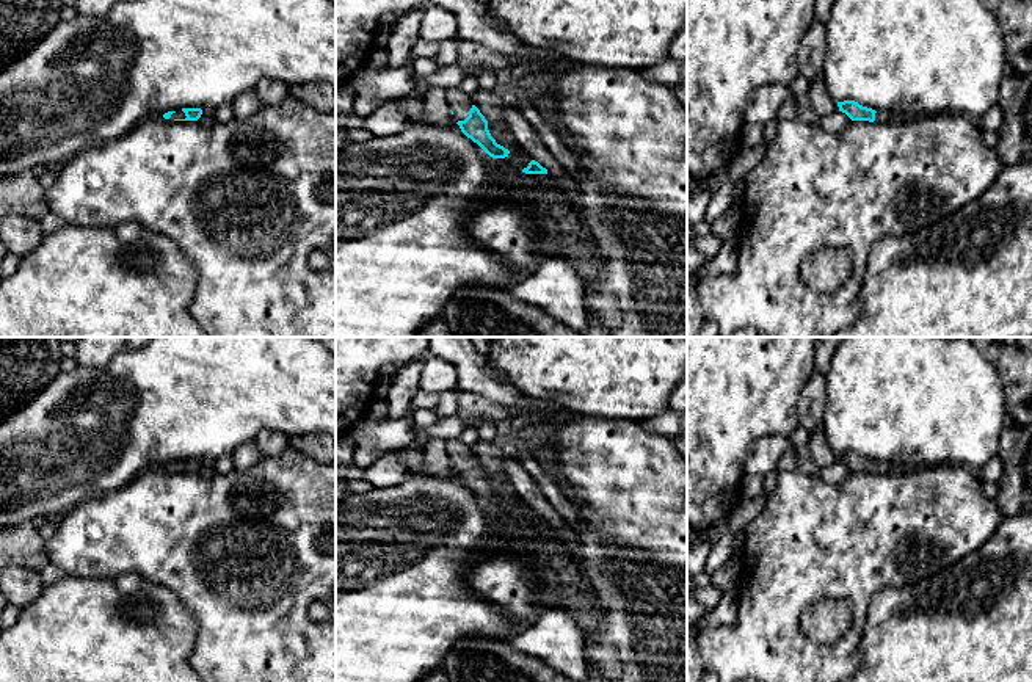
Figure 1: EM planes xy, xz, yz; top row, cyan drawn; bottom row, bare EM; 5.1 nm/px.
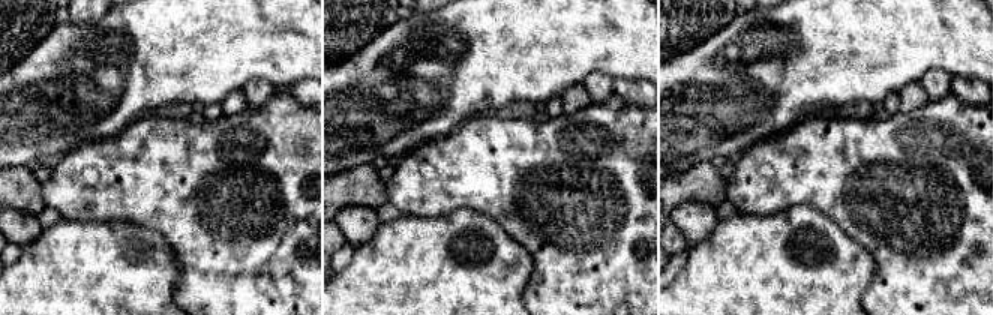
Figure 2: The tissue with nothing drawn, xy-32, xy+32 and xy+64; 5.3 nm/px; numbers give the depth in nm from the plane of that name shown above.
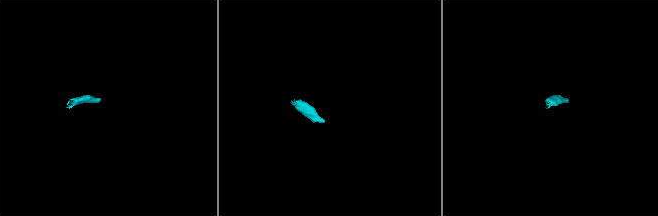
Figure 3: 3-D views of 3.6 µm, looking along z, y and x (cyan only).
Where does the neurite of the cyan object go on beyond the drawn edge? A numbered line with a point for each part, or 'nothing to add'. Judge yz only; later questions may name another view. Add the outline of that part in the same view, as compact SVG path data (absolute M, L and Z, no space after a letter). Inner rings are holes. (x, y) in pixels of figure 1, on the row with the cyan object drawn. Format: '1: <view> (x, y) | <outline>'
1: yz (882, 116) | M892 110L875 113L875 121L878 121L878 122L891 122L891 121L897 121L899 118L902 118L902 114L899 111L892 111Z

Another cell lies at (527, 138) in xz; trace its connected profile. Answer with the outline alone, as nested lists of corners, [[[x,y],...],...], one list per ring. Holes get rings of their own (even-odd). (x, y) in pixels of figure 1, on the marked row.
[[[503,107],[503,113],[518,146],[543,168],[546,168],[547,176],[554,182],[558,183],[563,177],[566,177],[566,171],[543,144],[538,132],[525,121],[521,110],[518,107]]]

